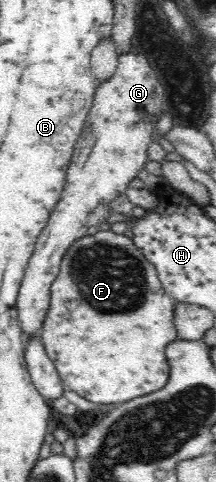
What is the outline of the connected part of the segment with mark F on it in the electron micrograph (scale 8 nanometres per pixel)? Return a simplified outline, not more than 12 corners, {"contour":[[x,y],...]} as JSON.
{"contour":[[129,233],[75,240],[39,336],[94,404],[164,388],[176,301]]}

